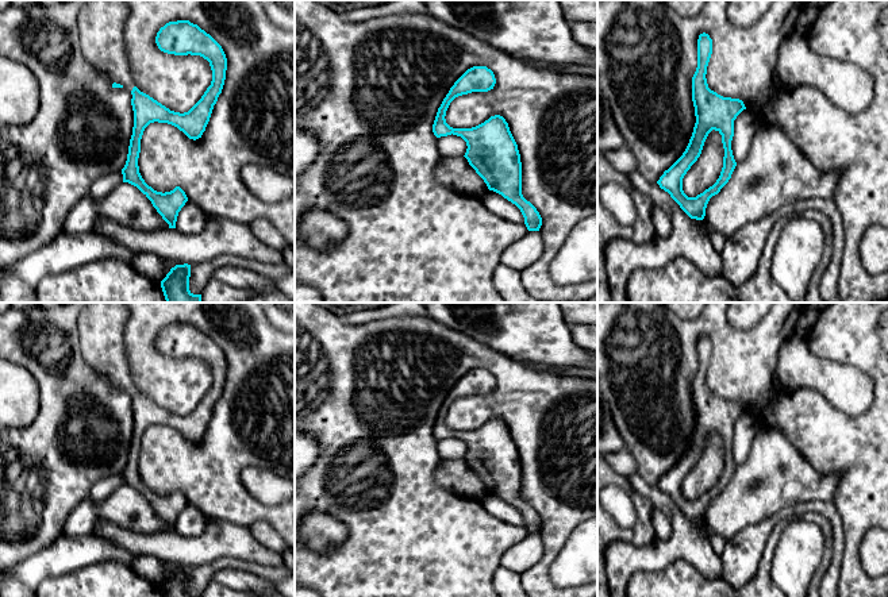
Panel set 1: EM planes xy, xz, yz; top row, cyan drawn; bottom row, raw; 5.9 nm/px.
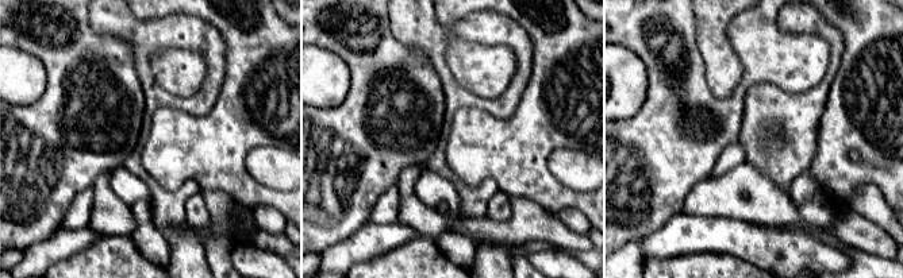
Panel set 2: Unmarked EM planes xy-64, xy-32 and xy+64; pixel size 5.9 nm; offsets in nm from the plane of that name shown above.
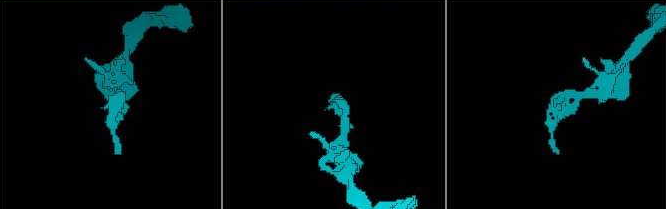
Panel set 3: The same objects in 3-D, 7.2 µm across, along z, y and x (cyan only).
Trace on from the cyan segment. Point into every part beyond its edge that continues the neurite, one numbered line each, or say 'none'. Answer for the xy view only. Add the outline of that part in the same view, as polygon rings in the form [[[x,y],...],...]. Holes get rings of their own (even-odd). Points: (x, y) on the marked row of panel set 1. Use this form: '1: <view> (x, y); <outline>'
1: xy (102, 23); [[[88,0],[78,11],[77,27],[80,31],[80,50],[85,59],[109,81],[109,85],[116,82],[131,92],[135,81],[124,43],[127,18],[128,4],[124,0]]]

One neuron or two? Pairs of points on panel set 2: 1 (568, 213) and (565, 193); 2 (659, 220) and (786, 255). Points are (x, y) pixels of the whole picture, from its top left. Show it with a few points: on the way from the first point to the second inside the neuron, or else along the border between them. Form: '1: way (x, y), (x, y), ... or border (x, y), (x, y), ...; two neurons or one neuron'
1: border (557, 212), (564, 208), (577, 208), (590, 221); two neurons
2: border (680, 211), (659, 230), (642, 239); two neurons

